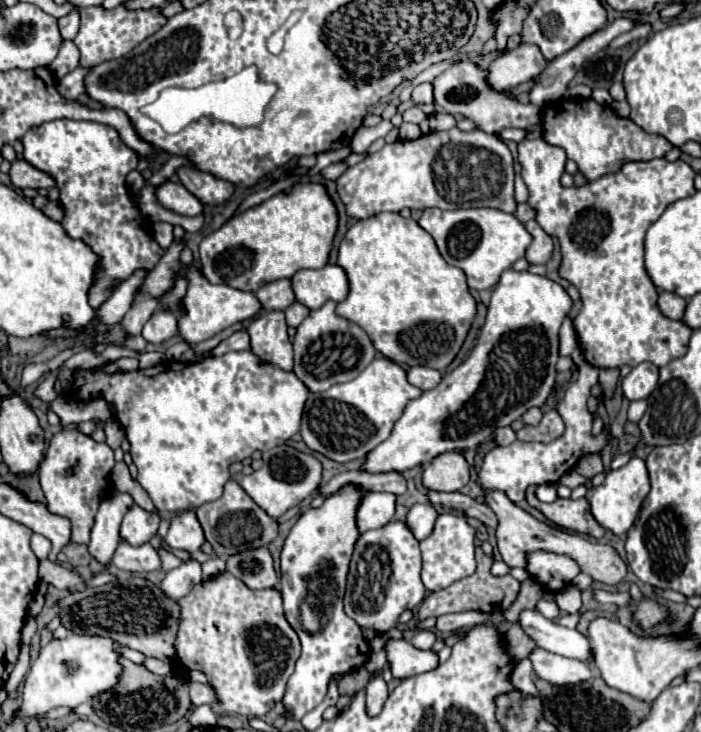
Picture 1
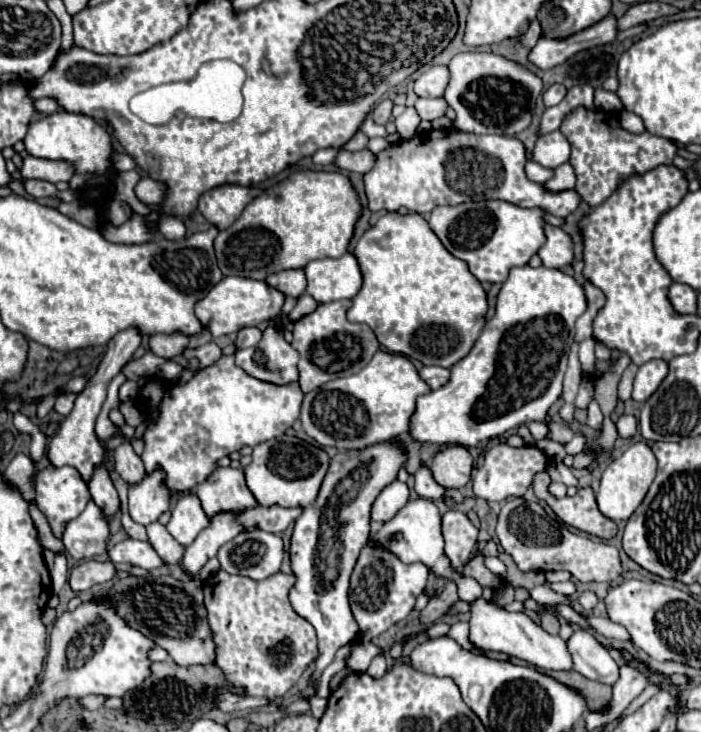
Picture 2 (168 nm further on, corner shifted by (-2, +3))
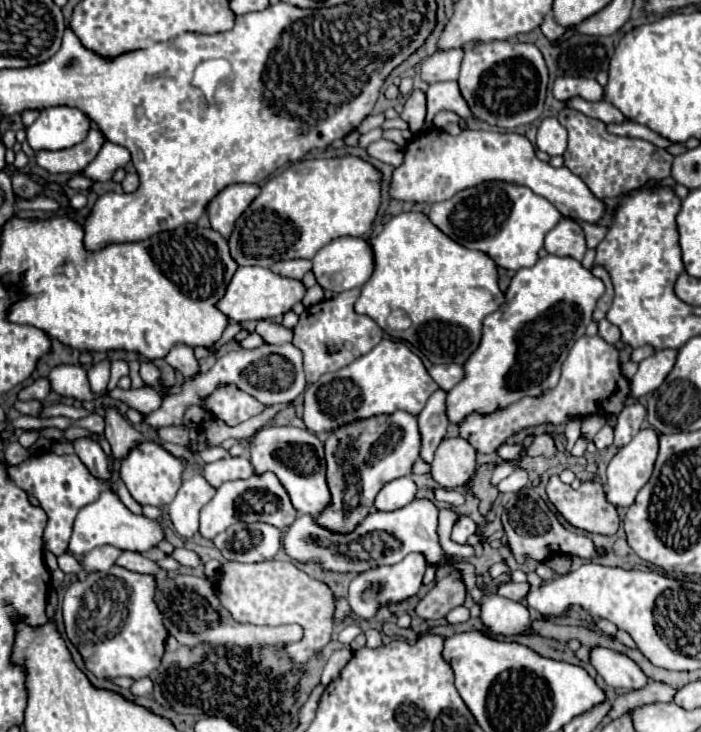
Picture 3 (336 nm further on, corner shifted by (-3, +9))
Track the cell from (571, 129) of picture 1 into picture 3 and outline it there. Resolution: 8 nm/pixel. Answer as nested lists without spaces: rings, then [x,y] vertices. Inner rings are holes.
[[[564,107],[558,115],[558,121],[568,131],[568,149],[564,151],[564,165],[578,175],[588,189],[600,197],[622,197],[640,187],[644,187],[650,179],[662,181],[670,177],[672,155],[666,149],[660,149],[644,139],[634,137],[618,137],[606,133],[606,125],[598,119],[590,119],[580,111]]]

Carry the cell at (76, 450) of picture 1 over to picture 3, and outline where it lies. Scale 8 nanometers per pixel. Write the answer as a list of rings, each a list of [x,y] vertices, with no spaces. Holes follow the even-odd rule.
[[[102,361],[102,363],[94,365],[92,369],[88,369],[88,379],[90,379],[90,389],[94,393],[102,393],[110,379],[110,363]]]

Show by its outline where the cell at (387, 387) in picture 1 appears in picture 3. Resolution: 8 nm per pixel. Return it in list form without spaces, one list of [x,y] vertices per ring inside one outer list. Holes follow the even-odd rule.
[[[382,339],[370,353],[358,357],[348,367],[322,375],[304,391],[304,423],[310,431],[330,431],[346,421],[366,419],[380,413],[394,413],[398,409],[418,415],[428,397],[438,389],[428,375],[422,359],[414,355],[406,343]]]

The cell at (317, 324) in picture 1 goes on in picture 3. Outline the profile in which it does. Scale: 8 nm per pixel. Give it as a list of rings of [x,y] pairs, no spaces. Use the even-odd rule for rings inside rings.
[[[360,289],[342,291],[334,299],[326,299],[318,305],[306,307],[306,311],[300,315],[300,321],[294,327],[292,343],[304,353],[304,373],[308,383],[318,381],[324,373],[350,365],[354,359],[366,355],[370,349],[374,349],[374,345],[378,345],[378,341],[382,341],[384,331],[378,327],[378,323],[354,311],[354,303],[358,297]]]

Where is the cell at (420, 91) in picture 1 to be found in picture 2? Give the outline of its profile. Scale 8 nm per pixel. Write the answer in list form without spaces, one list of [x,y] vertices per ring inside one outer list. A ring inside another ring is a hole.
[[[435,65],[429,71],[425,71],[415,81],[415,93],[419,97],[443,97],[443,91],[449,83],[449,71],[443,65]]]

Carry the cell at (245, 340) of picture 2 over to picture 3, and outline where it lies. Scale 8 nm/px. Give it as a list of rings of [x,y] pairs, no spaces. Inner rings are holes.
[[[260,321],[256,325],[256,333],[264,339],[264,343],[270,343],[270,345],[284,345],[284,343],[290,343],[292,341],[292,335],[294,331],[284,327],[282,323],[276,323],[276,321]]]

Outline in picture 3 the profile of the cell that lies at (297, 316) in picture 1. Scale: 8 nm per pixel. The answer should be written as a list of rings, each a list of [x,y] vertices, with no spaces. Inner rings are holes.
[[[314,285],[314,287],[308,289],[308,293],[306,293],[306,297],[302,299],[302,303],[304,303],[304,307],[310,307],[310,305],[320,303],[322,299],[324,299],[324,289],[322,289],[320,285]]]

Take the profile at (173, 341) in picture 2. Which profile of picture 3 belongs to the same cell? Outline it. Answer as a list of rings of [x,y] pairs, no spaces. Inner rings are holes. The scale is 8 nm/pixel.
[[[186,345],[174,347],[168,353],[166,363],[172,365],[174,369],[178,369],[186,379],[194,379],[198,375],[198,371],[200,371],[200,365],[198,365],[198,361],[194,357],[194,351],[190,347],[186,347]]]

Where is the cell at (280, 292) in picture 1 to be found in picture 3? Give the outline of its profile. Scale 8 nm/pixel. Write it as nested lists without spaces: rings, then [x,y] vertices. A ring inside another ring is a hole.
[[[290,259],[290,261],[278,261],[270,267],[274,273],[284,275],[284,277],[292,277],[292,279],[302,279],[310,269],[312,269],[312,261],[308,259]]]

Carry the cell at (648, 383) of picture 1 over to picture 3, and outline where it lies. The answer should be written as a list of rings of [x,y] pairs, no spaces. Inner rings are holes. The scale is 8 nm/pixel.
[[[662,349],[662,351],[656,351],[652,357],[644,359],[636,375],[630,379],[632,397],[642,397],[658,389],[664,383],[666,375],[672,371],[676,363],[676,355],[678,355],[676,349]]]

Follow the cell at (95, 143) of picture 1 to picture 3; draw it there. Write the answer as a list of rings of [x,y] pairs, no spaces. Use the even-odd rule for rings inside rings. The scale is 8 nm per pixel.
[[[48,107],[40,111],[40,117],[26,129],[28,143],[34,151],[42,149],[68,149],[86,139],[90,119],[72,107]]]

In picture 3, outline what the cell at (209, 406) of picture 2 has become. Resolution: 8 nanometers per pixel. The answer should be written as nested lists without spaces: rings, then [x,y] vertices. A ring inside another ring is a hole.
[[[234,385],[216,389],[212,395],[208,395],[204,399],[204,407],[216,419],[226,421],[228,425],[238,425],[238,423],[258,415],[264,409],[264,405],[260,401],[254,401],[254,397],[250,397],[248,393],[234,389]]]

